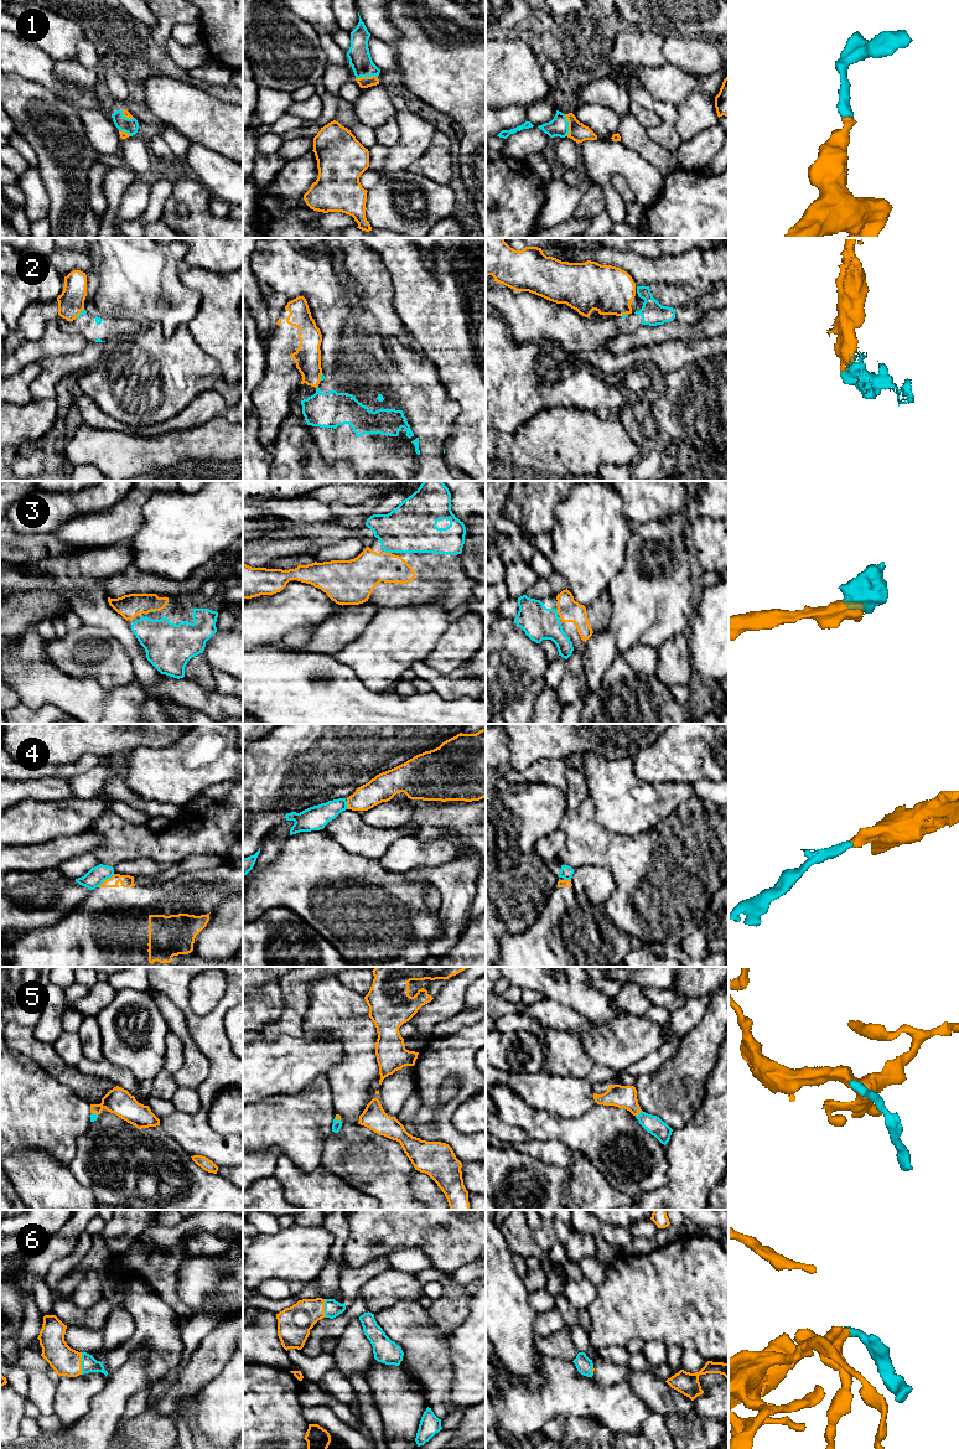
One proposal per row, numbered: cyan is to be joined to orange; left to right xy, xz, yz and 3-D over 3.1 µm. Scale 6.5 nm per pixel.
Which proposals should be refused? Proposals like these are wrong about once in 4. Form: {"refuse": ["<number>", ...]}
{"refuse": ["2", "4"]}

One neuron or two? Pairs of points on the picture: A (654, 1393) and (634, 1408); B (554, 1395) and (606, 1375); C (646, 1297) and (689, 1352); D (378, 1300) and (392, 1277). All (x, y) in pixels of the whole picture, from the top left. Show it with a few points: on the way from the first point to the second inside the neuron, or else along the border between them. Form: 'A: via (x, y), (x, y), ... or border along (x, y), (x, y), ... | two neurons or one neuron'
A: border along (628, 1382), (632, 1391), (653, 1412) | two neurons
B: border along (592, 1376), (608, 1385), (625, 1382) | two neurons
C: border along (690, 1345), (684, 1347) | two neurons
D: via (379, 1294), (390, 1283) | one neuron

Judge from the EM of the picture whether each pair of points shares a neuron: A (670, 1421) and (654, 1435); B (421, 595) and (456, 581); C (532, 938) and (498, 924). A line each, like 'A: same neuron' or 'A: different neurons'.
A: different neurons
B: same neuron
C: different neurons

